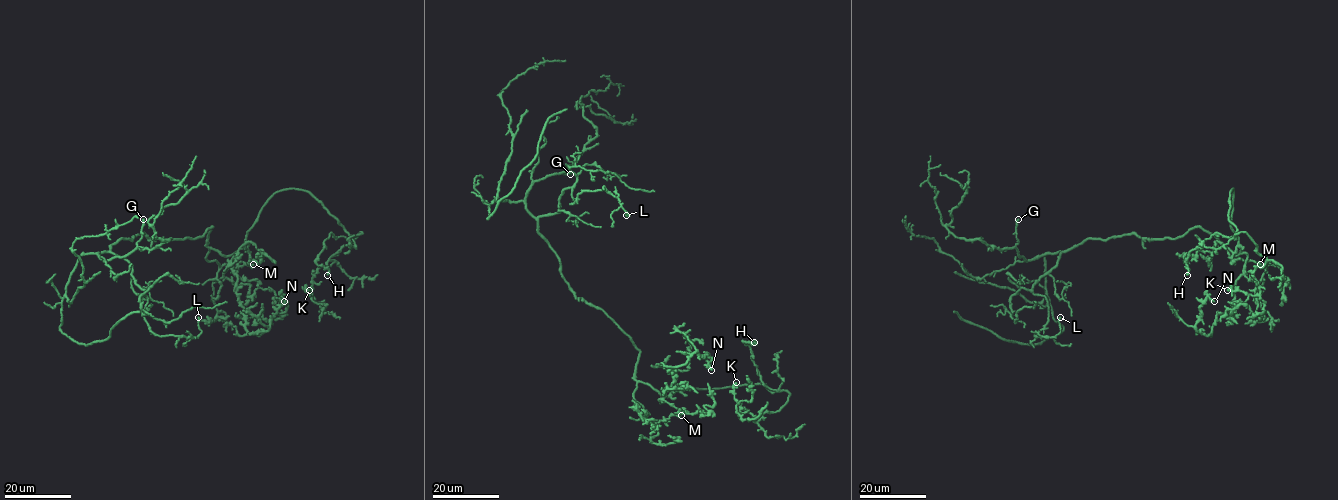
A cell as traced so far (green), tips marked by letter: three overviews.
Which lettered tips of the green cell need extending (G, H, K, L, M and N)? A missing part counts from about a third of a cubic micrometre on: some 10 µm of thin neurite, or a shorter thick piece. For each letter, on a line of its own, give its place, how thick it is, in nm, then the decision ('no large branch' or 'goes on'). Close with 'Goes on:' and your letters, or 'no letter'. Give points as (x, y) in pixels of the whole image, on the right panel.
G: place (1018, 219); calibre 280 nm; no large branch
H: place (1187, 275); calibre 260 nm; no large branch
K: place (1227, 290); calibre 360 nm; no large branch
L: place (1060, 317); calibre 170 nm; no large branch
M: place (1260, 264); calibre 240 nm; no large branch
N: place (1214, 301); calibre 320 nm; no large branch
Goes on: no letter

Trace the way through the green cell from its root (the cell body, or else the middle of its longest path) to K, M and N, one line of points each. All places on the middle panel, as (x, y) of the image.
K: (622, 330), (639, 351), (635, 379), (662, 395), (764, 384), (789, 400), (754, 421), (737, 412), (736, 382)
M: (622, 330), (639, 351), (633, 398), (642, 406), (647, 419), (657, 422), (673, 414), (681, 415)
N: (622, 330), (639, 351), (635, 379), (655, 389), (661, 403), (673, 367), (697, 351), (711, 360), (711, 370)

